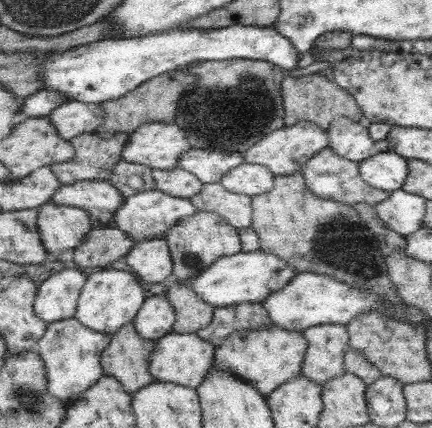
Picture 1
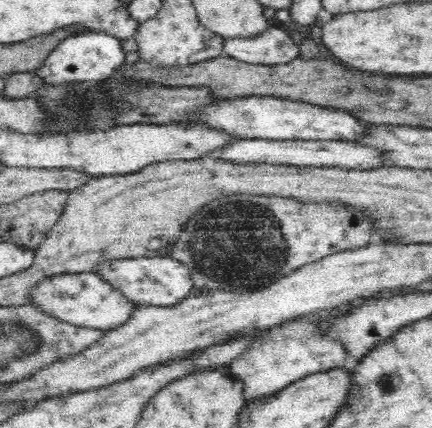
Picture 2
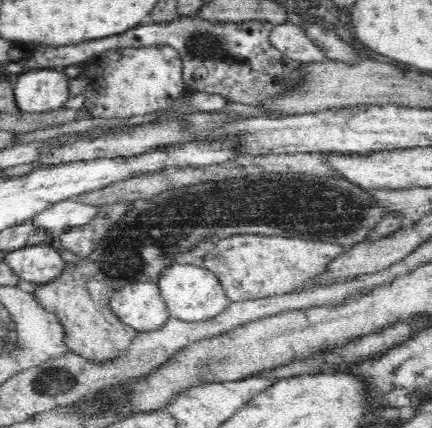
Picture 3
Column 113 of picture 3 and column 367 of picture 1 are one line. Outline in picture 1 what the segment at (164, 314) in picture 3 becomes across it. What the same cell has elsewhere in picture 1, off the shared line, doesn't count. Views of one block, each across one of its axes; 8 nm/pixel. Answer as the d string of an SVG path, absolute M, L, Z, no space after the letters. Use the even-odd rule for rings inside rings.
M311 272L295 274L285 286L271 292L261 302L261 306L267 310L273 326L279 326L281 330L295 332L295 334L301 334L303 330L307 330L311 326L347 326L347 322L361 316L369 308L379 308L377 304L379 304L379 300L375 300L369 294L357 292L355 288L351 288L343 282L337 282L329 276L321 276L321 274L315 276Z

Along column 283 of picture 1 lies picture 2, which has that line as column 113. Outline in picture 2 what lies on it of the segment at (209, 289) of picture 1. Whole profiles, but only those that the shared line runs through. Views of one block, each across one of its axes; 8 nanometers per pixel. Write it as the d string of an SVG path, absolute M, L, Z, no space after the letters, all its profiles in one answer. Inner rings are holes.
M124 258L118 262L104 264L98 274L120 290L130 302L136 306L176 306L184 302L192 290L196 288L192 272L186 264L178 262L176 258Z

